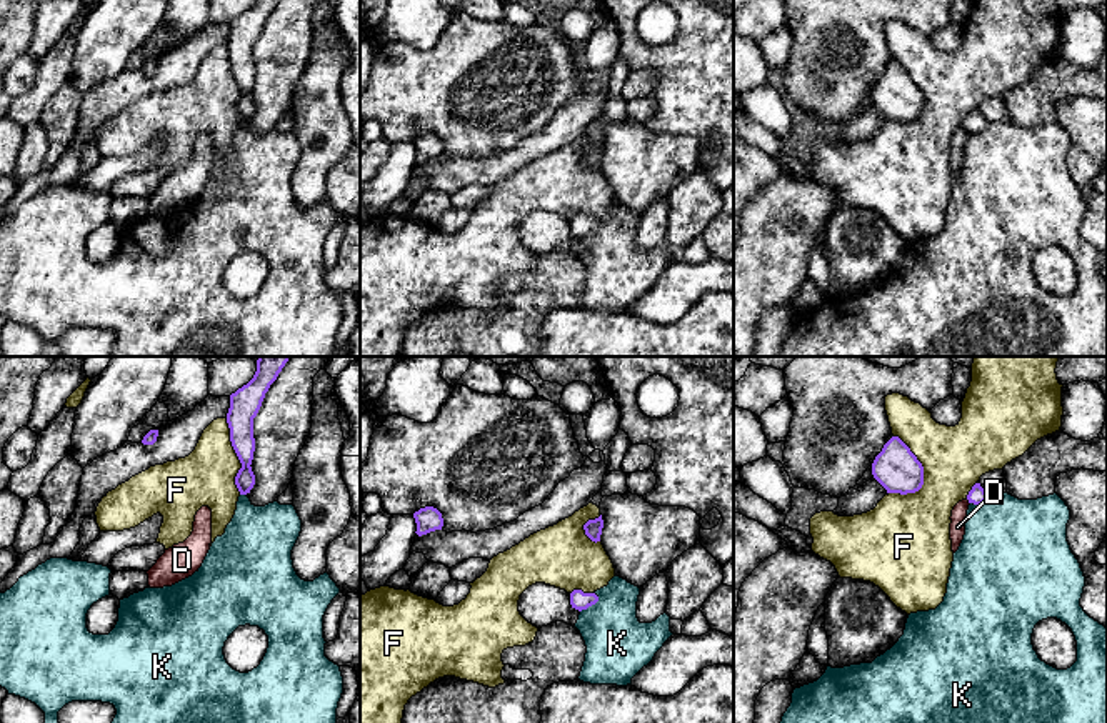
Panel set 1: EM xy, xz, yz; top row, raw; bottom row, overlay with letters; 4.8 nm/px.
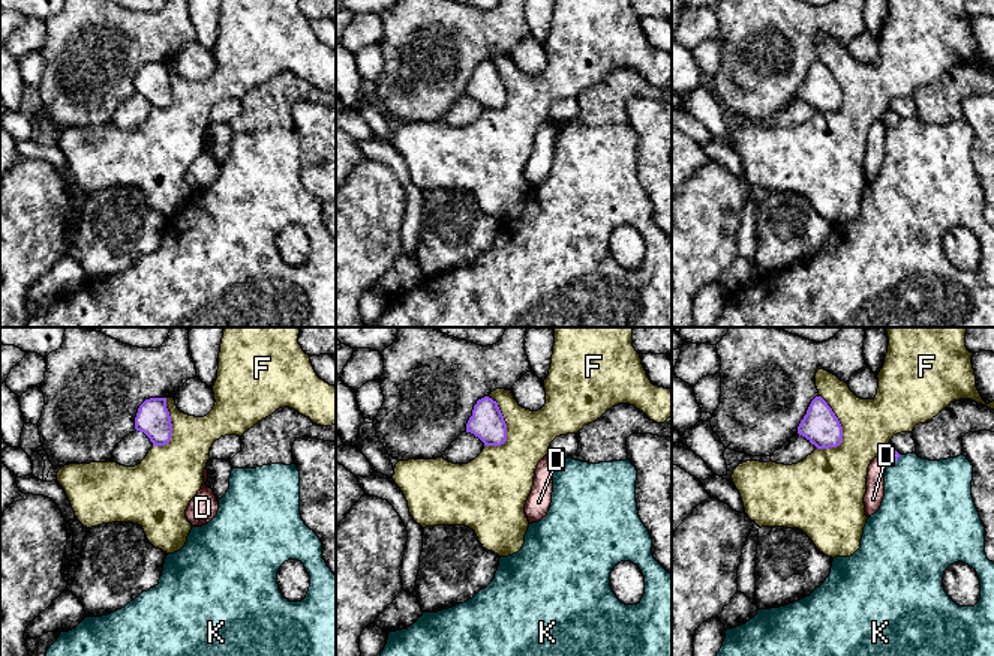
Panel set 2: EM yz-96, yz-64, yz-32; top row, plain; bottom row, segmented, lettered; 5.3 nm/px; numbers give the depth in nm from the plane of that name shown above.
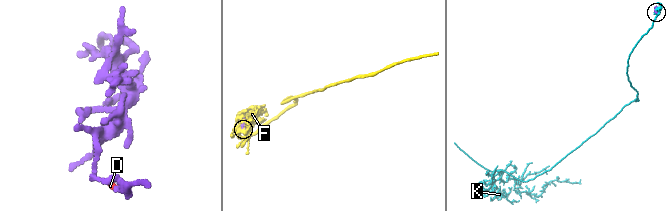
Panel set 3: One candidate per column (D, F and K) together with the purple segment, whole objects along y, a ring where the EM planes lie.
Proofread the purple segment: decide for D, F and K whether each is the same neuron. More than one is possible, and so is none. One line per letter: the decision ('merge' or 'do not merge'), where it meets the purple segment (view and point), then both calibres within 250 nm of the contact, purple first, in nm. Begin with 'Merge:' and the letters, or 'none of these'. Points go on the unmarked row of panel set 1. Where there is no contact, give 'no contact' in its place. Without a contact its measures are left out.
Merge: none of these
D: do not merge | yz (969, 129) | 90/80 nm
F: do not merge | yz (921, 90) | 220/320 nm
K: do not merge | xz (592, 230) | 90/300 nm

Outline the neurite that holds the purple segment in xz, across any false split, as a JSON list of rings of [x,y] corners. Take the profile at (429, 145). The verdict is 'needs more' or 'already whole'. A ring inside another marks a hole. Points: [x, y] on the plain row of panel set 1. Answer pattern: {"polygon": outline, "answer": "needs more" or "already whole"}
{"polygon": [[[433,133],[420,135],[418,138],[413,140],[413,145],[417,150],[415,160],[418,163],[427,162],[435,157],[442,157],[443,153],[442,140]]], "answer": "already whole"}

